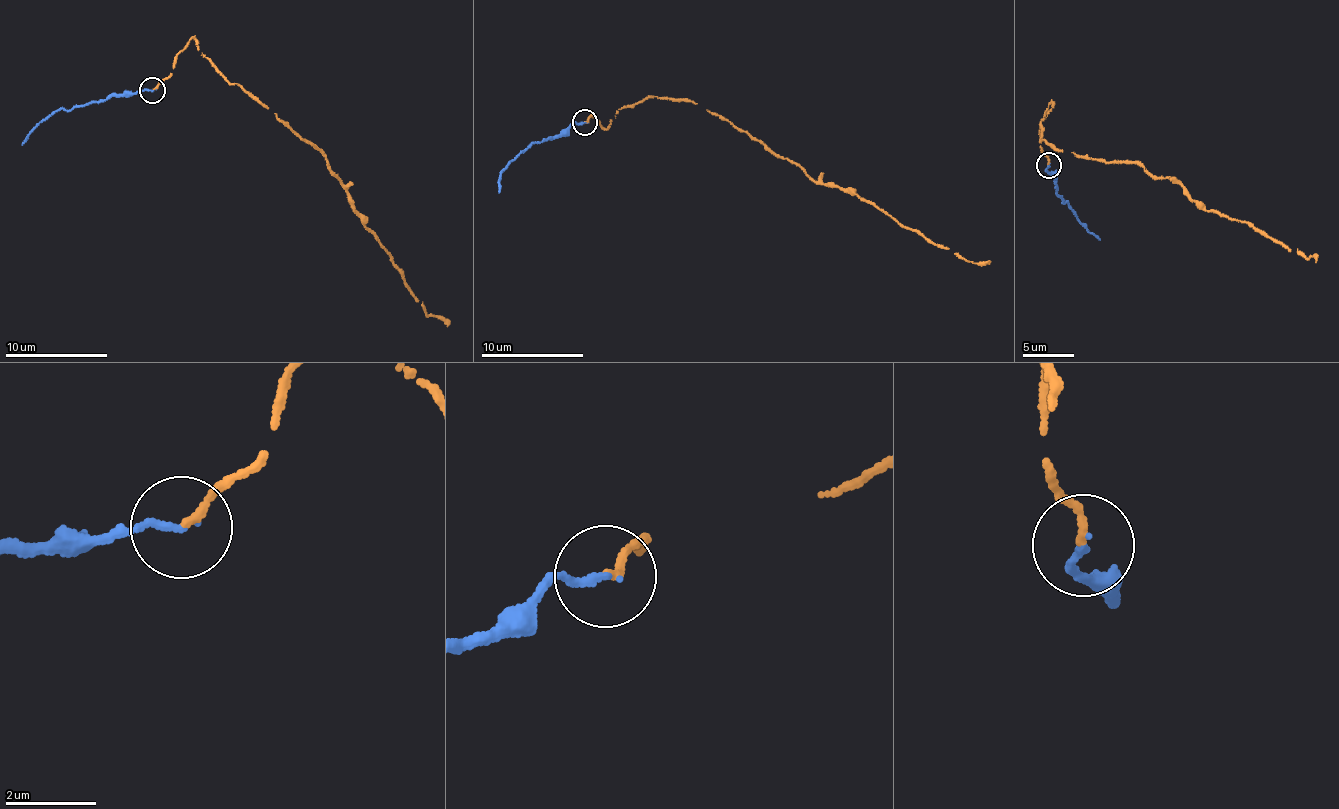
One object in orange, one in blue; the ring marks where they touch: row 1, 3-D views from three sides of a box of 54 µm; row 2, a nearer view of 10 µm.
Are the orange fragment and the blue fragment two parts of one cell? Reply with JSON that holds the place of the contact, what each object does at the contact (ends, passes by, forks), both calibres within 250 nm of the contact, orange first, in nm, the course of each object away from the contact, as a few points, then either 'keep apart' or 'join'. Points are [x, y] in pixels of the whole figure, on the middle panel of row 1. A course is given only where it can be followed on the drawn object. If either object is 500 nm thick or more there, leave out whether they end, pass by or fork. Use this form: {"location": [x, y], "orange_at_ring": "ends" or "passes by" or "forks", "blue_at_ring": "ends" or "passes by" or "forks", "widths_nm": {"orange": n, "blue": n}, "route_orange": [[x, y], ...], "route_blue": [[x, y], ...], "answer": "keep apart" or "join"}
{"location": [584, 122], "orange_at_ring": "ends", "blue_at_ring": "ends", "widths_nm": {"orange": 150, "blue": 170}, "route_orange": [[585, 123], [595, 113], [608, 128], [651, 95], [693, 102], [807, 176], [966, 261], [990, 261]], "route_blue": [[585, 123], [573, 122], [552, 137], [531, 143], [502, 174], [499, 193]], "answer": "join"}

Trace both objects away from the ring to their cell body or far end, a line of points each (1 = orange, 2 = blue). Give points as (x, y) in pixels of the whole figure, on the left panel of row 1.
1: (153, 91), (193, 37), (232, 84), (321, 149), (427, 316), (449, 326)
2: (153, 91), (113, 95), (56, 111), (21, 146)

